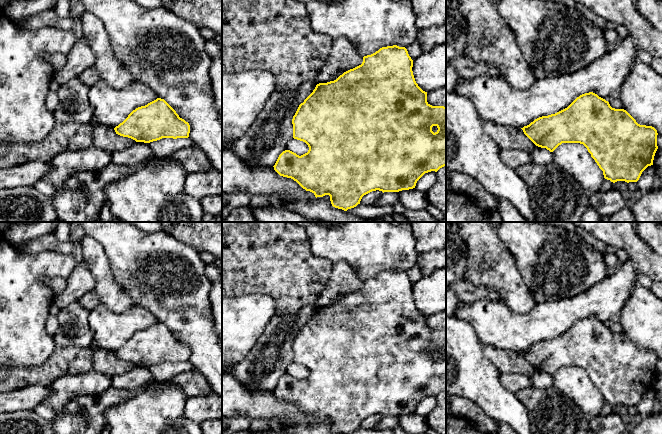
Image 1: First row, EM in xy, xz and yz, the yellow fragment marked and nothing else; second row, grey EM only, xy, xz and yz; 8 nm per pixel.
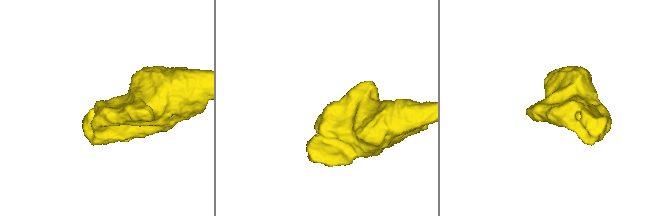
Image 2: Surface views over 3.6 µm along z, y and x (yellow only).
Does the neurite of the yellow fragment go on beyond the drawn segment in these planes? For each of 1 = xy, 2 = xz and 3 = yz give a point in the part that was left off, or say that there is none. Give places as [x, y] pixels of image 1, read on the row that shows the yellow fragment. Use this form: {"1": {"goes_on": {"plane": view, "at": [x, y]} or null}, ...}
{"1": {"goes_on": null}, "2": {"goes_on": null}, "3": {"goes_on": null}}

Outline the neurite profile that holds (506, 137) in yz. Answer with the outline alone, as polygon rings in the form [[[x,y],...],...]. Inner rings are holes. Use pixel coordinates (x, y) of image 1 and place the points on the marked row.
[[[482,120],[485,132],[502,149],[520,149],[532,154],[536,145],[524,134],[520,128],[502,126],[494,122]]]

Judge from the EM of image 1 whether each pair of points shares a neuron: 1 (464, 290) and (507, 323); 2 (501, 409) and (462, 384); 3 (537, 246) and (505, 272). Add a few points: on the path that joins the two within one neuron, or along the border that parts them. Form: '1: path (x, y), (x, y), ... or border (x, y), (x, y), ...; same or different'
1: border (500, 299), (477, 299), (464, 303); different
2: path (491, 399), (476, 384), (472, 384); same
3: border (503, 243), (514, 259), (526, 284); different

